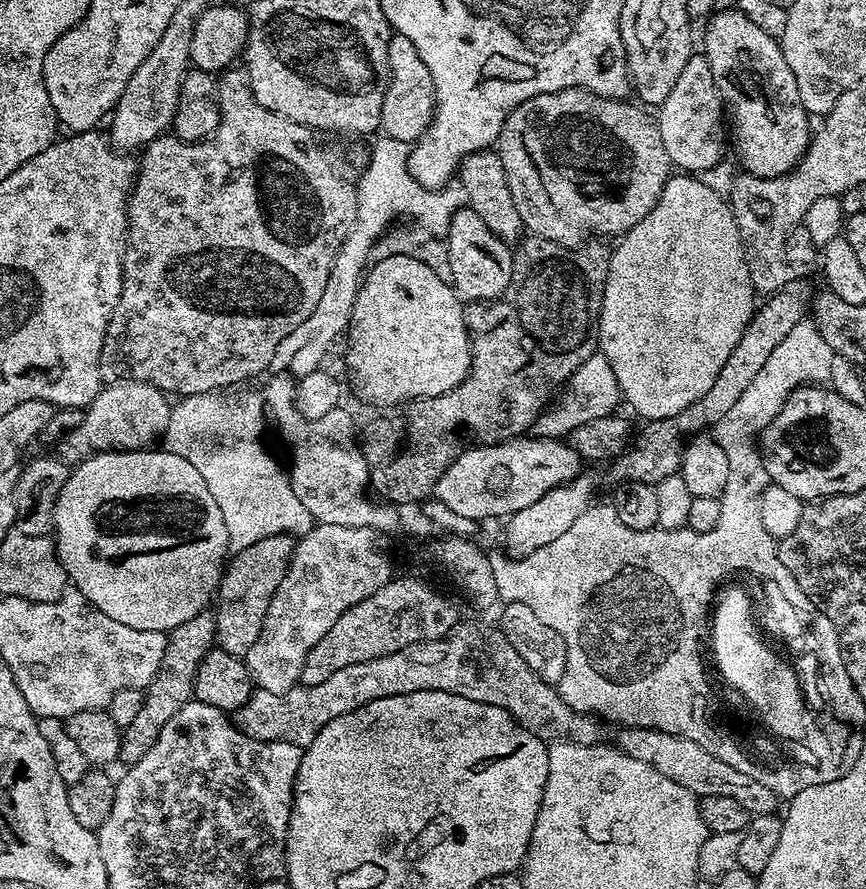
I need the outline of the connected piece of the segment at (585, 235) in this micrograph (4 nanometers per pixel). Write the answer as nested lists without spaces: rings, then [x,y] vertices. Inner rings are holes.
[[[567,88],[550,94],[538,94],[526,102],[522,102],[508,115],[500,131],[498,151],[502,158],[502,170],[506,170],[506,182],[510,182],[510,194],[514,197],[514,207],[518,209],[518,215],[522,217],[525,229],[531,235],[561,244],[565,250],[575,250],[593,238],[623,237],[624,233],[630,231],[634,226],[638,226],[638,222],[642,222],[642,218],[646,218],[646,214],[650,214],[650,210],[654,210],[658,198],[662,198],[662,190],[666,186],[666,182],[673,175],[674,165],[666,154],[666,146],[662,146],[659,123],[653,117],[651,120],[644,113],[647,111],[643,107],[637,106],[635,103],[627,104],[628,102],[624,98],[610,100],[605,96],[587,92],[585,88]]]

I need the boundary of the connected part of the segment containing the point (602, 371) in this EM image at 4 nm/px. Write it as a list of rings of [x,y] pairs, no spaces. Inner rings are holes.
[[[597,350],[590,358],[586,358],[586,362],[582,362],[582,366],[578,366],[578,370],[574,370],[574,374],[570,374],[555,399],[532,423],[530,432],[531,435],[551,440],[567,438],[574,430],[578,430],[578,426],[586,426],[598,418],[613,415],[621,404],[618,378],[614,378],[610,362],[606,362],[606,358]]]

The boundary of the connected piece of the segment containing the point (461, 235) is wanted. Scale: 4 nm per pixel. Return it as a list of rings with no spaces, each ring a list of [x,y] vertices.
[[[467,206],[460,208],[450,222],[446,233],[450,258],[450,283],[456,295],[464,302],[491,302],[510,286],[513,249],[503,244],[474,210]]]

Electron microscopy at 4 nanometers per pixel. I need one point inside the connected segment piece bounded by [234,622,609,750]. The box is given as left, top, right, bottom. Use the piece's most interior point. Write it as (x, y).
(476, 661)

